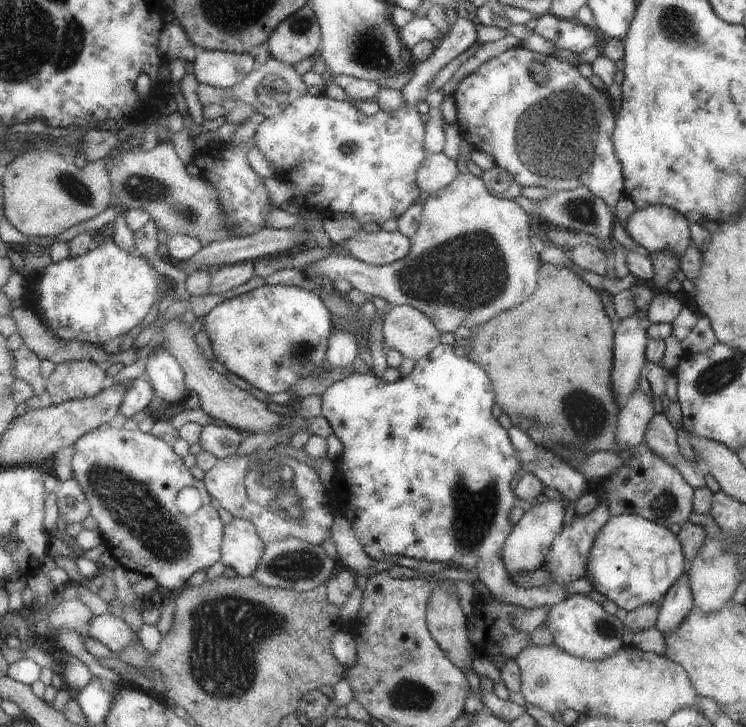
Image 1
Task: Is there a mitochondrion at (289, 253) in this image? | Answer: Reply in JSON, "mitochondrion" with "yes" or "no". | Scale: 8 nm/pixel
{"mitochondrion":"no"}

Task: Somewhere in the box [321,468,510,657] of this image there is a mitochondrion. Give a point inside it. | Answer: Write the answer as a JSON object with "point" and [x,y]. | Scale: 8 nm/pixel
{"point":[475,511]}

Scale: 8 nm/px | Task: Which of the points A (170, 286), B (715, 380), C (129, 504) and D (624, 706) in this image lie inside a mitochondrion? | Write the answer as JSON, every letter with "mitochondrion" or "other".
{"A":"other","B":"mitochondrion","C":"mitochondrion","D":"mitochondrion"}

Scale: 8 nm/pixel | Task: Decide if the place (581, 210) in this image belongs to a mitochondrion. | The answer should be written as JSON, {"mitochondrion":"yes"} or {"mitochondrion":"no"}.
{"mitochondrion":"yes"}

